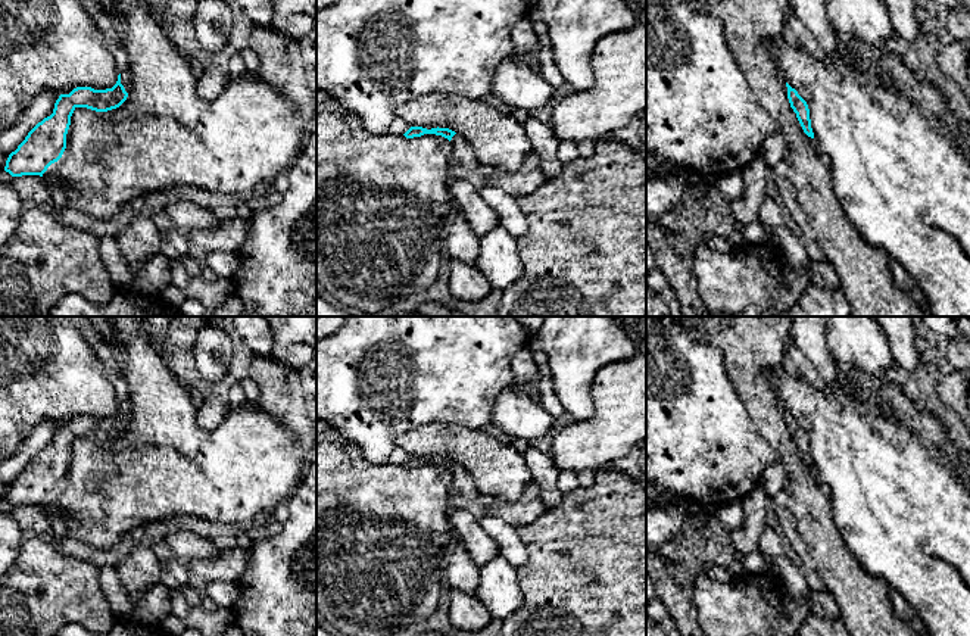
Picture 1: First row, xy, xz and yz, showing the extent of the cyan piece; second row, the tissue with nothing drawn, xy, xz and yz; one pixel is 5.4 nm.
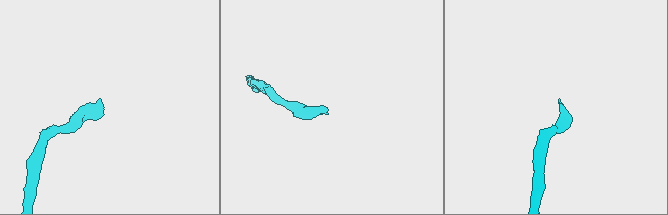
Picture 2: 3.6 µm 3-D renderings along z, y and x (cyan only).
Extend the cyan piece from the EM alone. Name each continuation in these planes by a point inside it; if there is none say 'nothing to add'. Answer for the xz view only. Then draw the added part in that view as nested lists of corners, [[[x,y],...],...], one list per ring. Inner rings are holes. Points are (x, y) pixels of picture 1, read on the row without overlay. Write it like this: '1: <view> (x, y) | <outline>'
1: xz (462, 480) | [[[455,464],[450,470],[453,477],[453,489],[468,499],[477,499],[480,496],[475,489],[472,476],[459,464]]]

